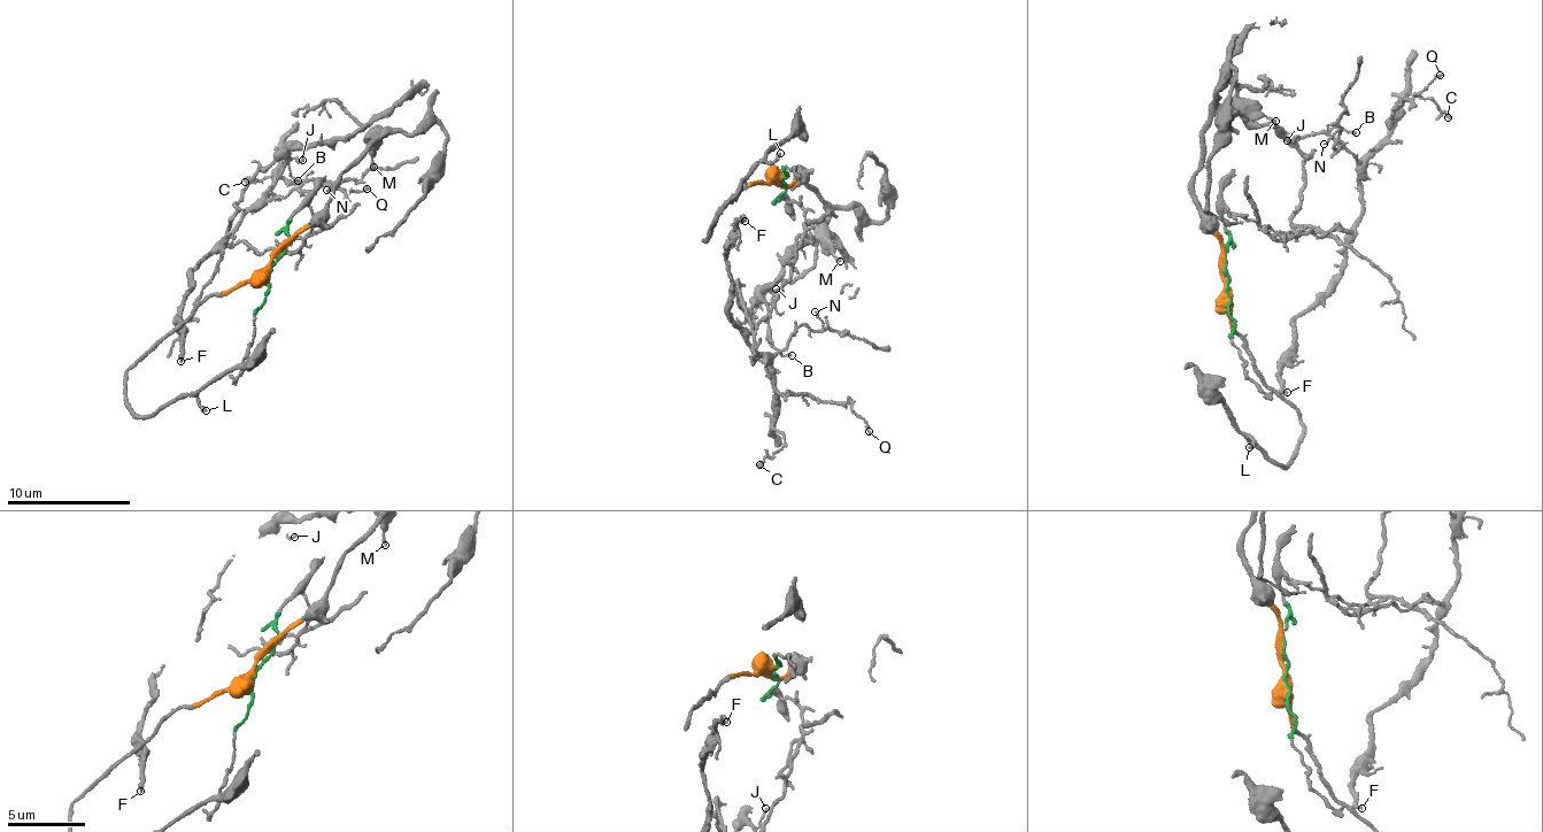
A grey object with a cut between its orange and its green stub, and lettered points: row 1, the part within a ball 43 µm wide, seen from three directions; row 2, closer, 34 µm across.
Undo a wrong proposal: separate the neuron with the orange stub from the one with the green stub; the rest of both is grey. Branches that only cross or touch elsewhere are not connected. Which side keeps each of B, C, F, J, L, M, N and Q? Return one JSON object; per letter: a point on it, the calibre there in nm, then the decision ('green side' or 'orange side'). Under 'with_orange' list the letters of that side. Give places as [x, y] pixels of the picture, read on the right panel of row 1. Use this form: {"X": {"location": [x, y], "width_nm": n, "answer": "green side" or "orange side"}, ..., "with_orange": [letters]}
{"B": {"location": [1356, 132], "width_nm": 130, "answer": "orange side"}, "C": {"location": [1448, 117], "width_nm": 200, "answer": "green side"}, "F": {"location": [1287, 392], "width_nm": 280, "answer": "green side"}, "J": {"location": [1287, 140], "width_nm": 150, "answer": "orange side"}, "L": {"location": [1249, 447], "width_nm": 190, "answer": "orange side"}, "M": {"location": [1275, 121], "width_nm": 140, "answer": "orange side"}, "N": {"location": [1324, 144], "width_nm": 110, "answer": "green side"}, "Q": {"location": [1440, 75], "width_nm": 160, "answer": "green side"}, "with_orange": ["B", "J", "L", "M"]}

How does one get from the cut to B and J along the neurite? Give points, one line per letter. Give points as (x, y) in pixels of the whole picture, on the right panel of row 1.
B: (1225, 285), (1226, 261), (1194, 190), (1210, 116), (1236, 104), (1258, 126), (1301, 138), (1335, 129), (1356, 132)
J: (1225, 285), (1226, 261), (1194, 190), (1210, 116), (1236, 104), (1258, 126), (1298, 137), (1286, 140)

